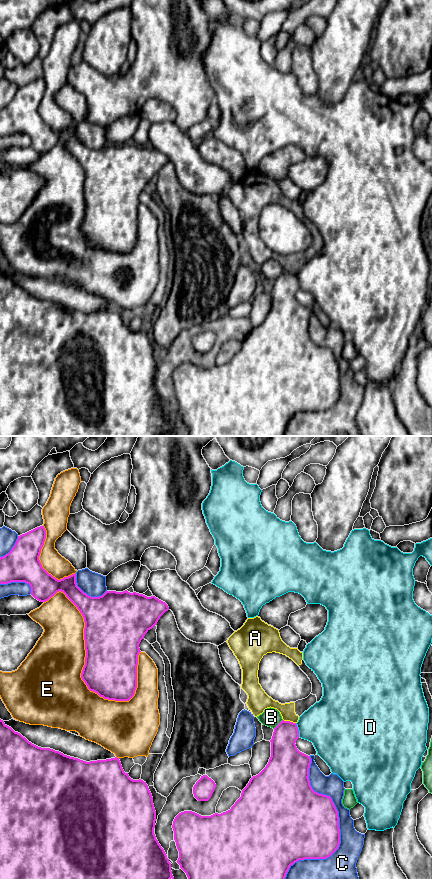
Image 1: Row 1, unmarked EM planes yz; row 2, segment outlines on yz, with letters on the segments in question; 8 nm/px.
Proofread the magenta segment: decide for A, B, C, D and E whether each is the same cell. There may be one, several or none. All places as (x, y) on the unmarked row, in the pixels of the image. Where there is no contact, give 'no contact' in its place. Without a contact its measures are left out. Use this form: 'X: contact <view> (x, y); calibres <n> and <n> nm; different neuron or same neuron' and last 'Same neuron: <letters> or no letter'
A: contact yz (289, 273); calibres 200 and 120 nm; different neuron
B: contact yz (278, 276); calibres 220 and 150 nm; different neuron
C: contact yz (339, 382); calibres 500 and 200 nm; different neuron
D: contact yz (298, 282); calibres 240 and 400 nm; different neuron
E: contact yz (86, 203); calibres 460 and 440 nm; different neuron
Same neuron: no letter

